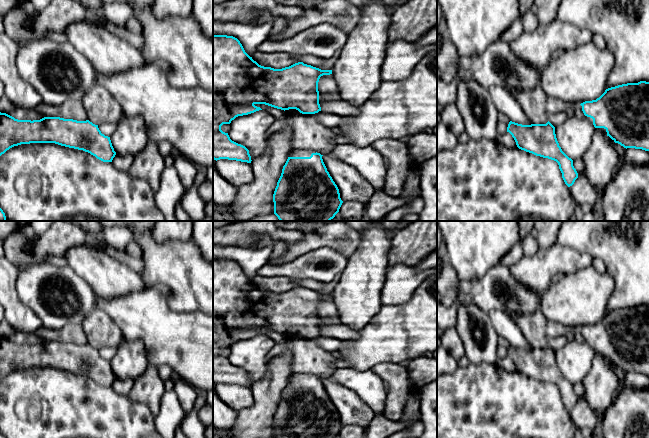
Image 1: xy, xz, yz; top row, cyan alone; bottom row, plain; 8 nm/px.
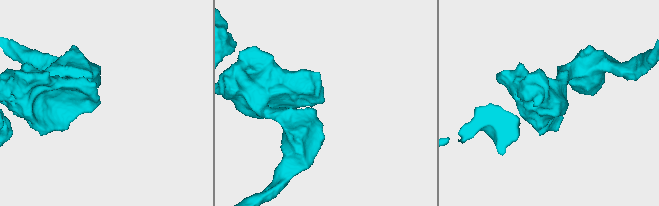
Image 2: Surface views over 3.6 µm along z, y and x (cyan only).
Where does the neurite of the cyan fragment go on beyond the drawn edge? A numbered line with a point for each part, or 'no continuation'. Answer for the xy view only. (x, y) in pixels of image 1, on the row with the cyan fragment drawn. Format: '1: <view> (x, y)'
1: xy (101, 107)

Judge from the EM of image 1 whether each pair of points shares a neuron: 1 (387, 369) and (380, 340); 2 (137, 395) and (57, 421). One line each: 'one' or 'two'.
1: two
2: two

